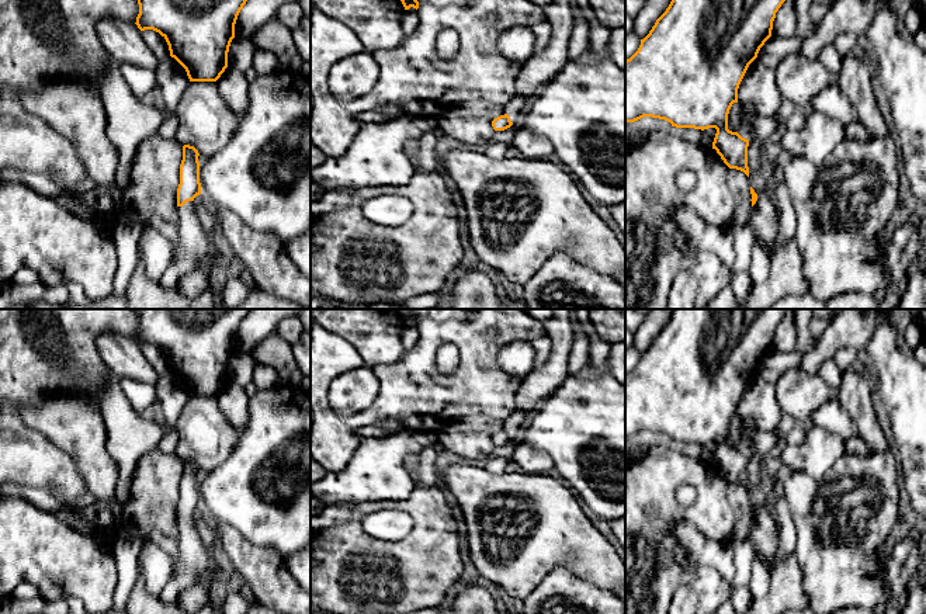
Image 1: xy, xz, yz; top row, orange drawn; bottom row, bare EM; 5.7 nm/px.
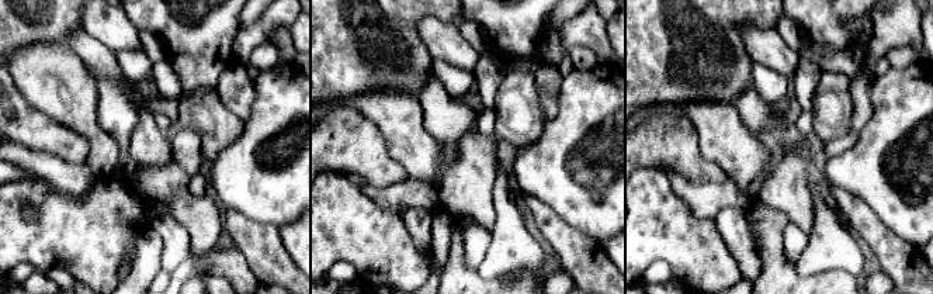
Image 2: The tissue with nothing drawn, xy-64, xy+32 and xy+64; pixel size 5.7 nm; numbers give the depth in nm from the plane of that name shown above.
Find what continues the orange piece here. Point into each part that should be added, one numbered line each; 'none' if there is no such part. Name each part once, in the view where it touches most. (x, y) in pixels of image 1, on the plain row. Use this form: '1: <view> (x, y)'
1: xy (196, 562)

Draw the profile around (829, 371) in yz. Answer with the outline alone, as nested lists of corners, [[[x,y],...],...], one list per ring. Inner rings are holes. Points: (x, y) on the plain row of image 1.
[[[832,360],[825,362],[818,371],[818,375],[832,388],[840,385],[842,374],[843,371]]]

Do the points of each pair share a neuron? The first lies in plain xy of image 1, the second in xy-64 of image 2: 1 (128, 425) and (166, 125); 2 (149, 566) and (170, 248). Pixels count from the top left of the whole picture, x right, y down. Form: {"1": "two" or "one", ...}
{"1": "two", "2": "two"}

